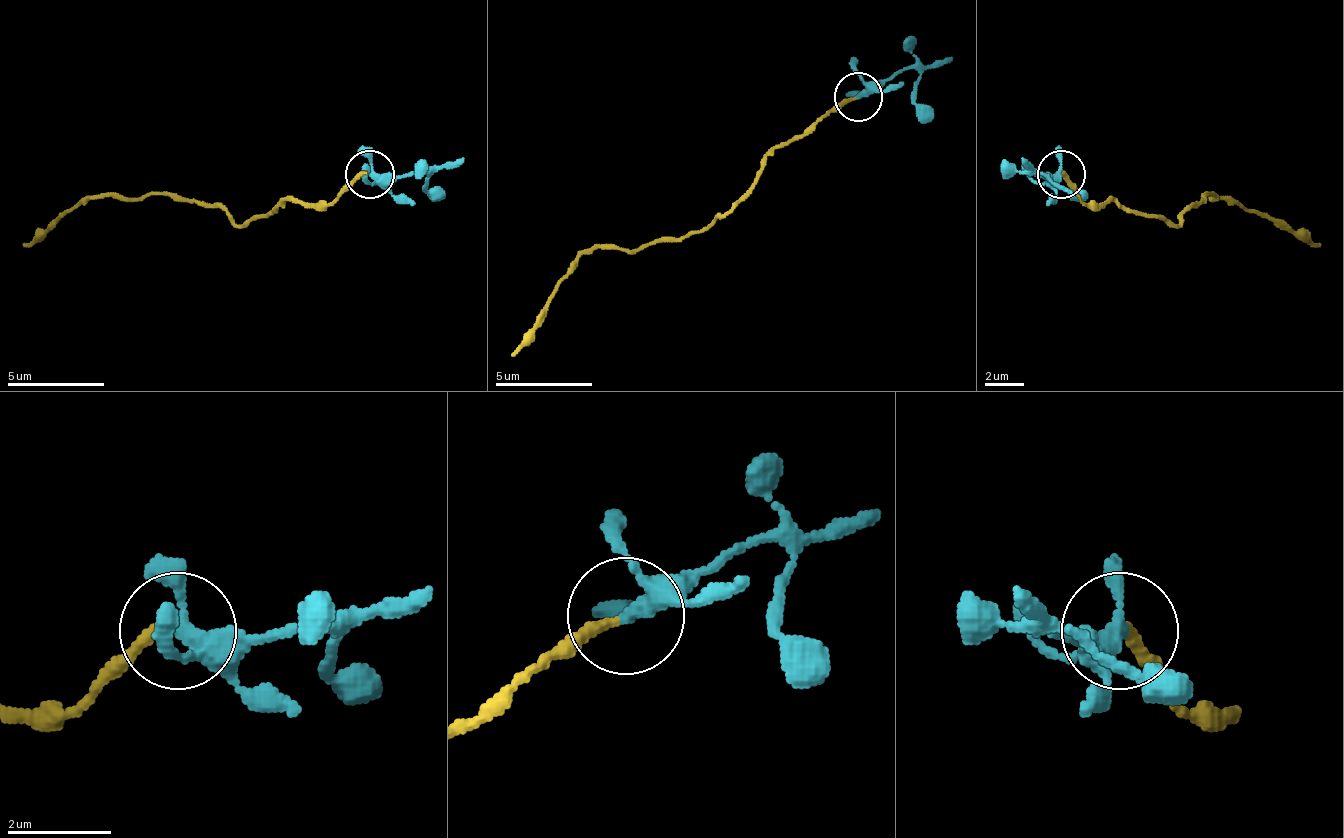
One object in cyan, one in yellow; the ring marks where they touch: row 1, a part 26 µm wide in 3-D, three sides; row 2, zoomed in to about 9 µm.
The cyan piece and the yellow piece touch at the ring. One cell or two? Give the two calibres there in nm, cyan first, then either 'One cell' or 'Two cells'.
Thickness 240 nm (cyan) against 200 nm. Two cells

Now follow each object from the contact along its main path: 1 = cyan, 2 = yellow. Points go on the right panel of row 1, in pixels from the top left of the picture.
1: (1060, 175), (1031, 175), (1079, 189), (1089, 199)
2: (1060, 175), (1089, 204), (1113, 199), (1176, 223), (1200, 199), (1224, 194), (1302, 228), (1321, 248)

